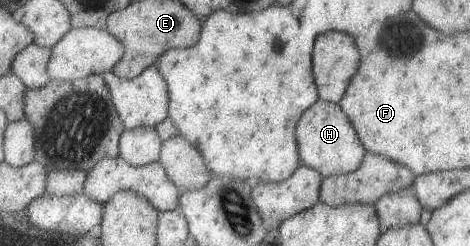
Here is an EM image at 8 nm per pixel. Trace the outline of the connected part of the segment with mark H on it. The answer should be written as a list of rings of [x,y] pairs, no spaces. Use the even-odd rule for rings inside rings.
[[[319,98],[303,111],[303,115],[296,123],[294,134],[298,143],[301,165],[315,169],[322,178],[347,175],[355,171],[366,152],[339,104],[326,102]]]

